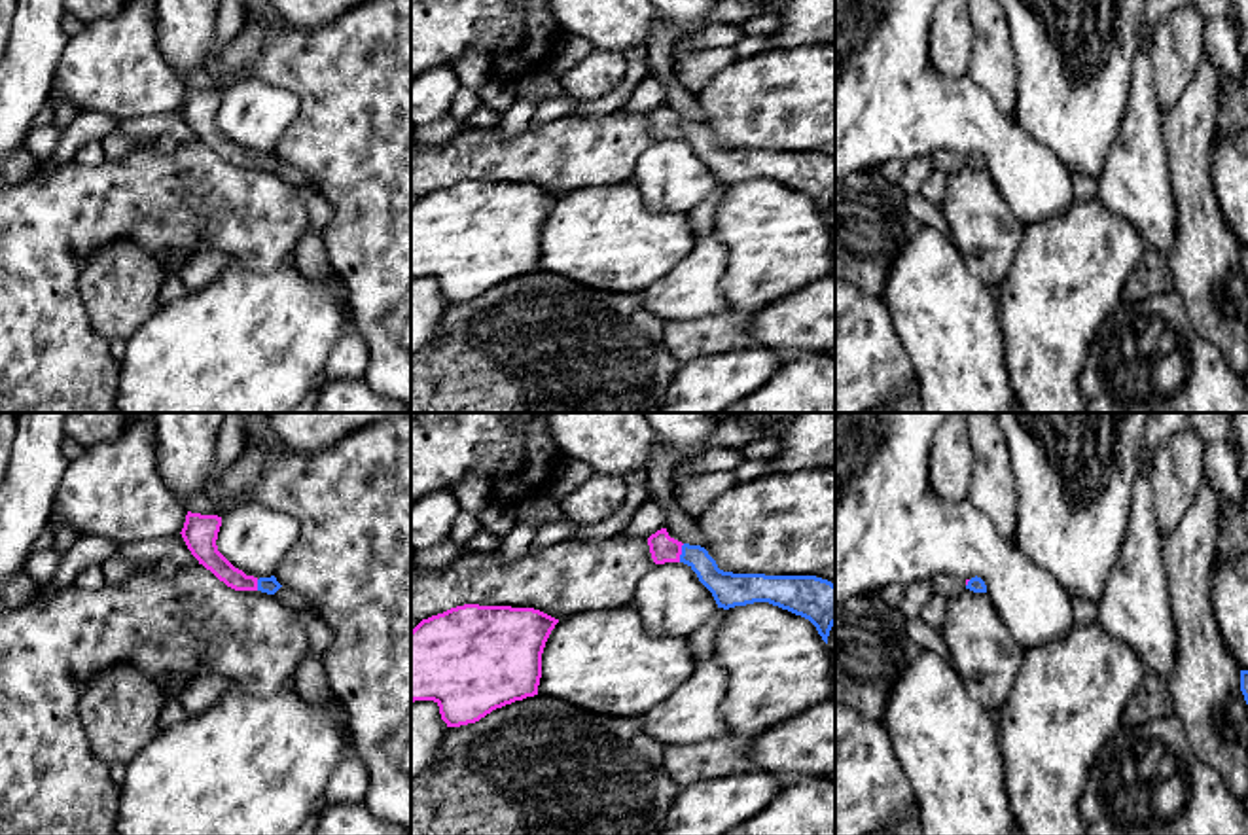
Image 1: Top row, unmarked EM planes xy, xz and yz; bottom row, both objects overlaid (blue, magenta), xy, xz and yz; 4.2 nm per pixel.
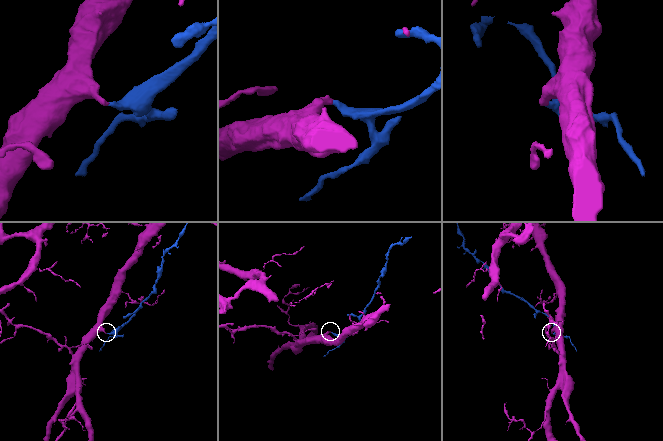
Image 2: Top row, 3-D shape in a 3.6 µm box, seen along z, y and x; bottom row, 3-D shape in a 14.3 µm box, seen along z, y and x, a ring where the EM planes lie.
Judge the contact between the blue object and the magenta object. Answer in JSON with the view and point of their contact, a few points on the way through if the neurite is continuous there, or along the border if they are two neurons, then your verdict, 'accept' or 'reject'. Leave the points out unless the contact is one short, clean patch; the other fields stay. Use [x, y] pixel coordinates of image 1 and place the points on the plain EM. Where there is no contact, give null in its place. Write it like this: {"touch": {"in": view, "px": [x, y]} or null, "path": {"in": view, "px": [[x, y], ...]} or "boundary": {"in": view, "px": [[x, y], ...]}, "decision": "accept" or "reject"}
{"touch": {"in": "xz", "px": [682, 129]}, "path": {"in": "xz", "px": [[728, 165], [692, 131], [682, 129], [663, 124]]}, "decision": "accept"}

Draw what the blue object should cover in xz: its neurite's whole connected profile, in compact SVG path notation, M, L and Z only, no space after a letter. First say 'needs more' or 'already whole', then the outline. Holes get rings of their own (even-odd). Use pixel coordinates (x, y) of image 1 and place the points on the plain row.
needs more; M667 104L648 114L655 140L684 138L712 169L718 184L729 186L754 178L769 178L809 195L828 220L835 201L835 161L816 151L733 150L718 144L701 121L682 119Z

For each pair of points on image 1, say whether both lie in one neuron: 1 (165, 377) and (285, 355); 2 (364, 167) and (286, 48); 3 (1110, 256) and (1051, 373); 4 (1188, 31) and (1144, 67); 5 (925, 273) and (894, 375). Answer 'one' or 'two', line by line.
1: one
2: one
3: one
4: two
5: two

